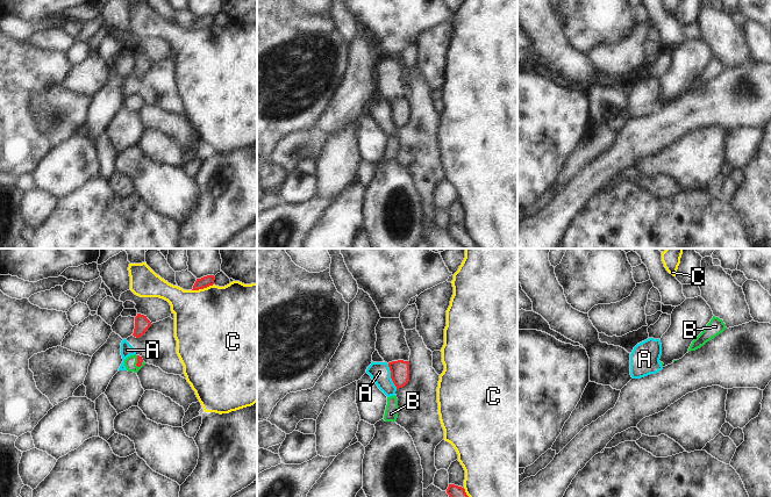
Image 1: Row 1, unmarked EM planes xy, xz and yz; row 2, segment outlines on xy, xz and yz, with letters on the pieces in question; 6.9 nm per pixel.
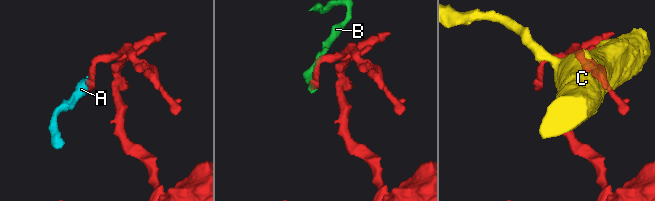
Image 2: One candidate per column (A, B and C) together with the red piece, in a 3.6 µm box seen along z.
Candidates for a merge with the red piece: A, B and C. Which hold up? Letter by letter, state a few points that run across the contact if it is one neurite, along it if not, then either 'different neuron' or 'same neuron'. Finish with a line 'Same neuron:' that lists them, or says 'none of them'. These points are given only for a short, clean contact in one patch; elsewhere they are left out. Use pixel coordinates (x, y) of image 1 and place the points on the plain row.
A: line xz (387, 103), (391, 110), (391, 120), (397, 128); different neuron
B: line xy (140, 100), (137, 102), (130, 102); same neuron
C: different neuron
Same neuron: B

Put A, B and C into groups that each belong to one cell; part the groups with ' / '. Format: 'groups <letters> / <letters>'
groups A / B / C

